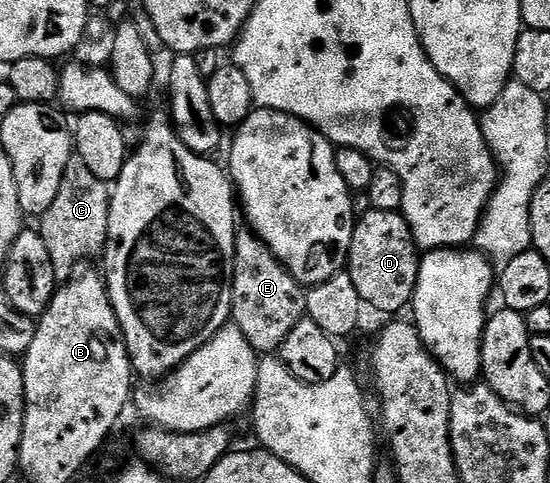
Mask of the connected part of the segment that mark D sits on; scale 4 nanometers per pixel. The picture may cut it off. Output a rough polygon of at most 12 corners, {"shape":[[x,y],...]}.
{"shape":[[401,212],[355,220],[348,272],[382,313],[414,300],[420,250]]}

